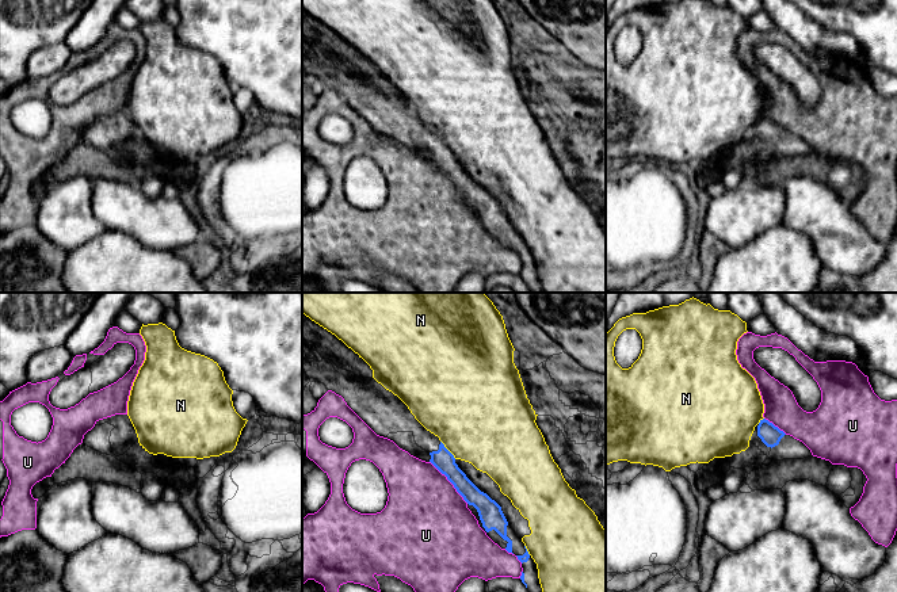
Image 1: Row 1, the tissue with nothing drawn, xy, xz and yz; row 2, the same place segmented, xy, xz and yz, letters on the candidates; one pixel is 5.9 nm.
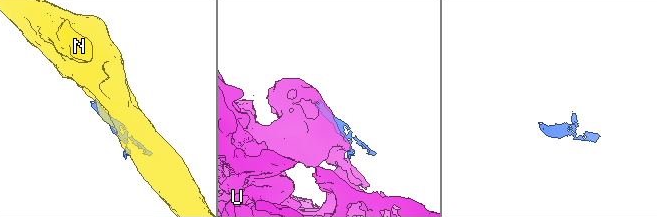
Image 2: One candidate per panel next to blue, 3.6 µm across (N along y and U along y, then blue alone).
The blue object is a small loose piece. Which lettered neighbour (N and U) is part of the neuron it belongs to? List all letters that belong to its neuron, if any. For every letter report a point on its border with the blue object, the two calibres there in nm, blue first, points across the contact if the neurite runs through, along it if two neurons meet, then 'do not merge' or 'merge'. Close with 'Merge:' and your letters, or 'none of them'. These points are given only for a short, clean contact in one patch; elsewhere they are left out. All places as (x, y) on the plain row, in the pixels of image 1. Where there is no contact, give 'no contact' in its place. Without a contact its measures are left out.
N: meets blue in xz at (447, 146); 120 nm thick on the blue side, 500 nm on the other; do not merge
U: meets blue in xz at (450, 178); 120 nm thick on the blue side, 480 nm on the other; do not merge
Merge: none of them

